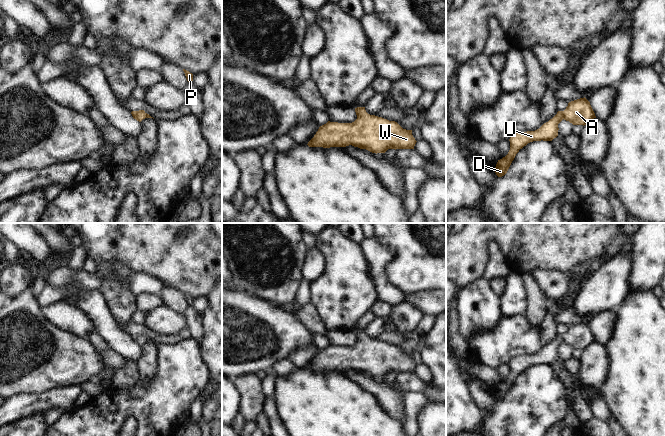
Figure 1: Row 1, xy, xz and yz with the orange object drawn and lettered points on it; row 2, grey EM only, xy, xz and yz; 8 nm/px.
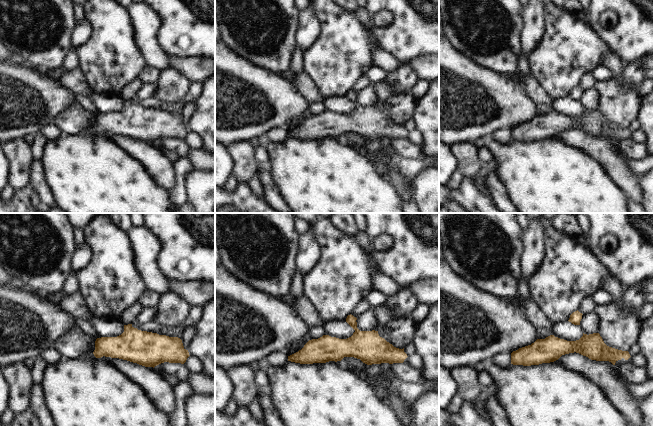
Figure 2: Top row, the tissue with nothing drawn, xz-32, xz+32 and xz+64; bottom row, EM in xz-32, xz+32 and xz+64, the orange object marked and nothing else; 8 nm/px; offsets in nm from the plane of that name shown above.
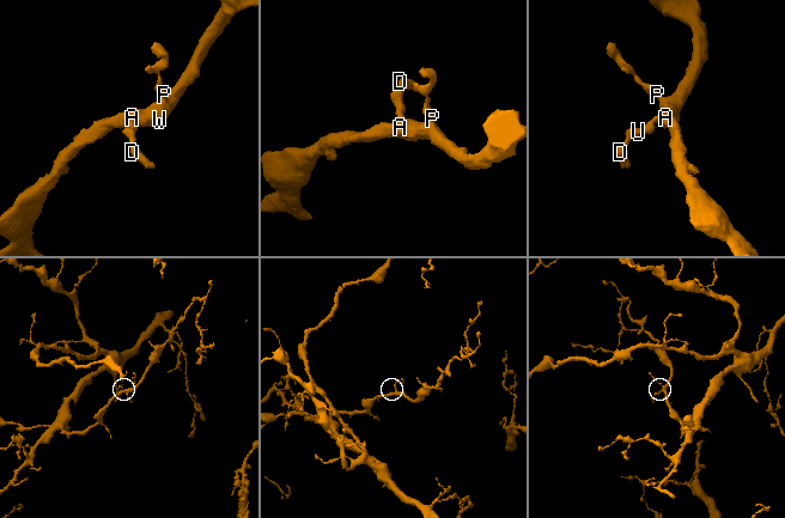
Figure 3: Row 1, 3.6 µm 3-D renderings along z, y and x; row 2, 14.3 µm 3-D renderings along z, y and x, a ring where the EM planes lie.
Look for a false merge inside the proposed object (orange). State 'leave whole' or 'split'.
leave whole

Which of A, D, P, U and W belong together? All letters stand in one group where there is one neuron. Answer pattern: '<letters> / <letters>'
A D P U W

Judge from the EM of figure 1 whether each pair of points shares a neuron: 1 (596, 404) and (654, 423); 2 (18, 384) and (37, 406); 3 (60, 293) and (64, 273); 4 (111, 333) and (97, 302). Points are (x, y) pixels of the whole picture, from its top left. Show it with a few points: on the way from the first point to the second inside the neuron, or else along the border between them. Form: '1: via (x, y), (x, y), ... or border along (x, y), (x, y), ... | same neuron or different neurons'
1: border along (599, 394), (613, 416) | different neurons
2: border along (50, 389), (36, 394), (14, 394), (10, 397) | different neurons
3: border along (45, 284), (77, 284), (85, 289) | different neurons
4: via (104, 325), (97, 310) | same neuron

